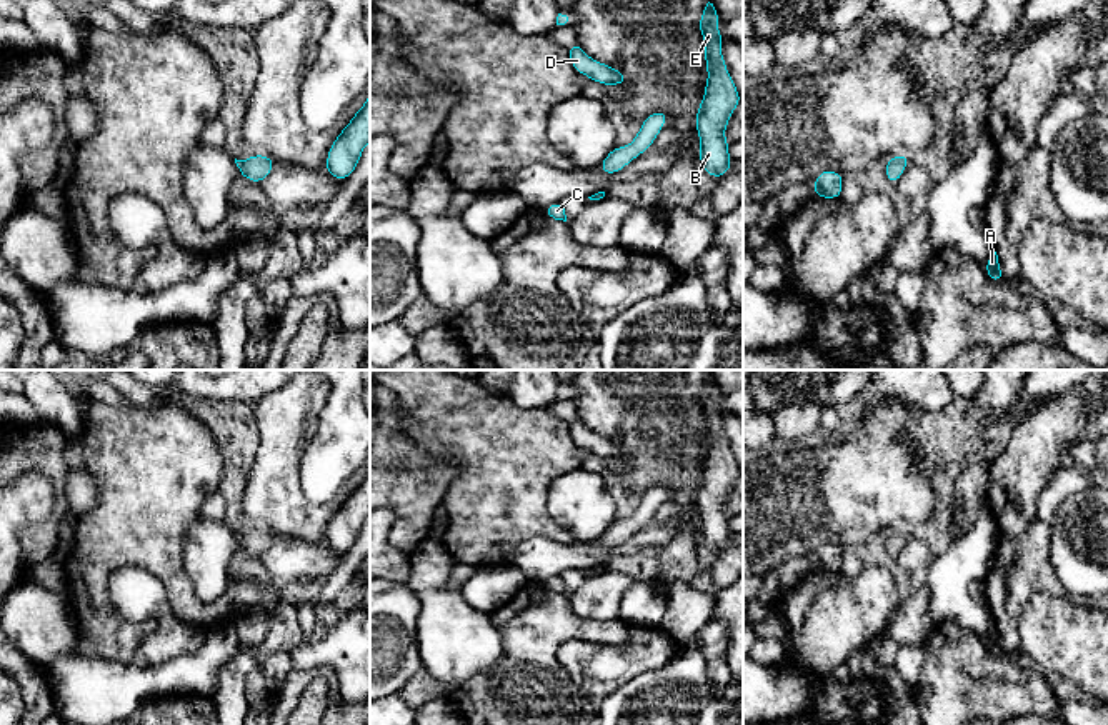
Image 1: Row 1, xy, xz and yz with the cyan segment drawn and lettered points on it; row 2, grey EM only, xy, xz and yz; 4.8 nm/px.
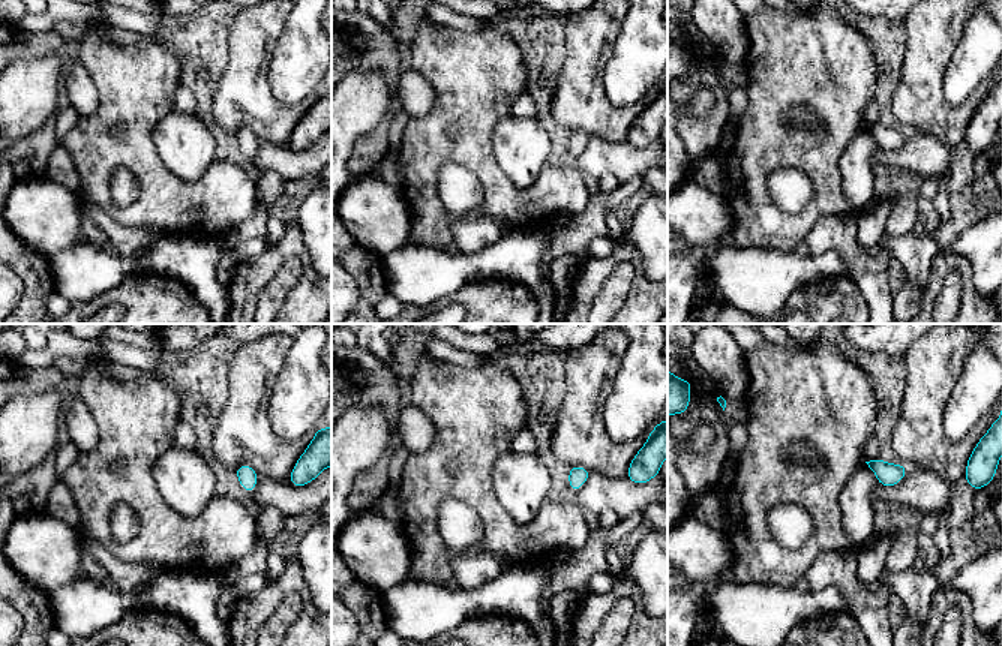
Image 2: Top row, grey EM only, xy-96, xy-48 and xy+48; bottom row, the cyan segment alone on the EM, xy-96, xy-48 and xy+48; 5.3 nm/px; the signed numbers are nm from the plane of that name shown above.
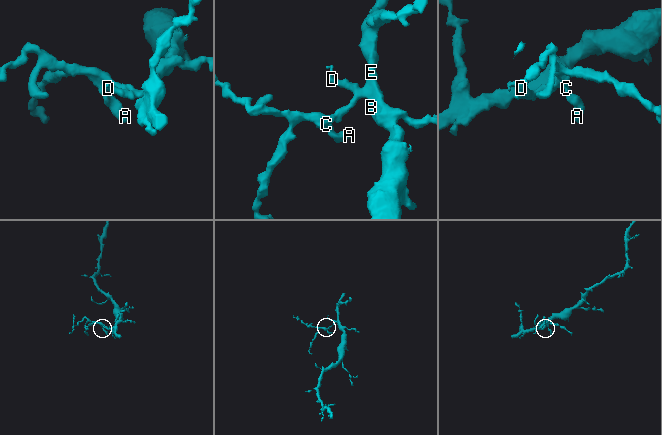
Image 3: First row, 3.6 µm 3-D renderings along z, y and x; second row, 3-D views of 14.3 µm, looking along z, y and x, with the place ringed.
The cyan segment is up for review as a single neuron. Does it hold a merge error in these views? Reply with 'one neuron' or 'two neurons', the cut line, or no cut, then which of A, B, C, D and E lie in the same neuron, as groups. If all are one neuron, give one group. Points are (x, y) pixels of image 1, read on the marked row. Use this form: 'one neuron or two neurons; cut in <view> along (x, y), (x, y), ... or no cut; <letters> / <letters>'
one neuron; no cut; A B C D E

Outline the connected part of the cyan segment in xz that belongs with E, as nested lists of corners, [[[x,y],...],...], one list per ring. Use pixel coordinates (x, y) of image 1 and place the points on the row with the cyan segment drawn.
[[[706,0],[698,28],[705,40],[708,78],[703,100],[696,110],[696,133],[701,142],[698,160],[703,163],[703,172],[715,178],[731,170],[725,130],[733,110],[741,102],[721,55],[723,37],[716,27],[718,18],[713,0]]]

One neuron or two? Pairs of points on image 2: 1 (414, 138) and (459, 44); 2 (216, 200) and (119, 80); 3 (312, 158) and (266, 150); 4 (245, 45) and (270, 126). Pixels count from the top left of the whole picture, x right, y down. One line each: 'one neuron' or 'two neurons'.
1: one neuron
2: one neuron
3: one neuron
4: one neuron

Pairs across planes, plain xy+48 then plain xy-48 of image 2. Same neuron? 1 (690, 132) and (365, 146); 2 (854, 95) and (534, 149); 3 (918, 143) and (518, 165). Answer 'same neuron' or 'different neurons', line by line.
1: same neuron
2: different neurons
3: different neurons

